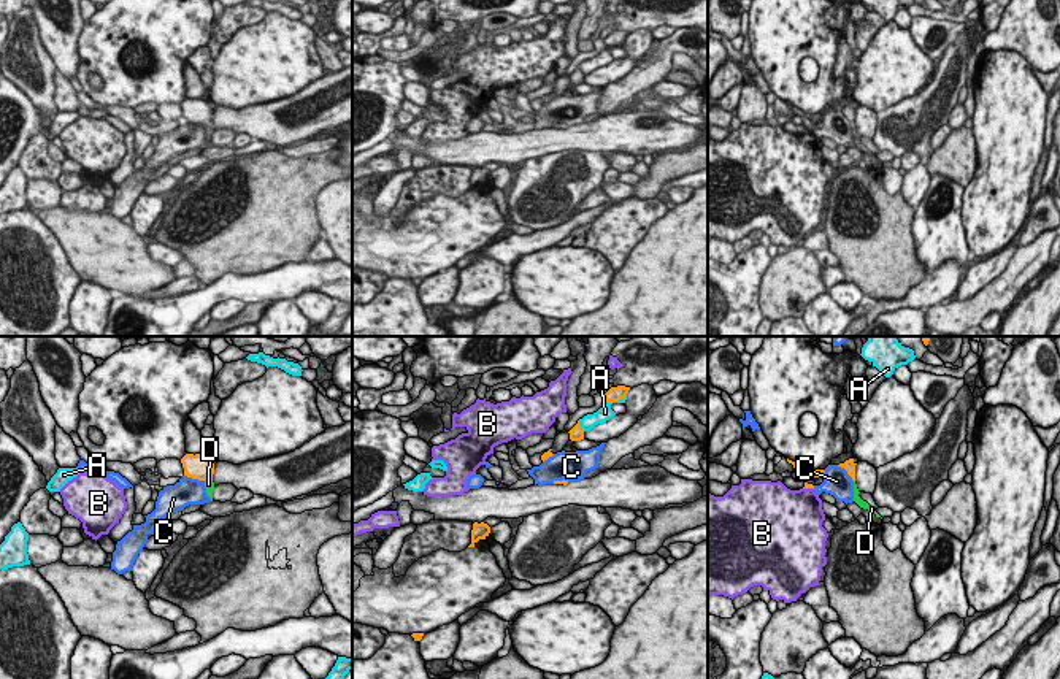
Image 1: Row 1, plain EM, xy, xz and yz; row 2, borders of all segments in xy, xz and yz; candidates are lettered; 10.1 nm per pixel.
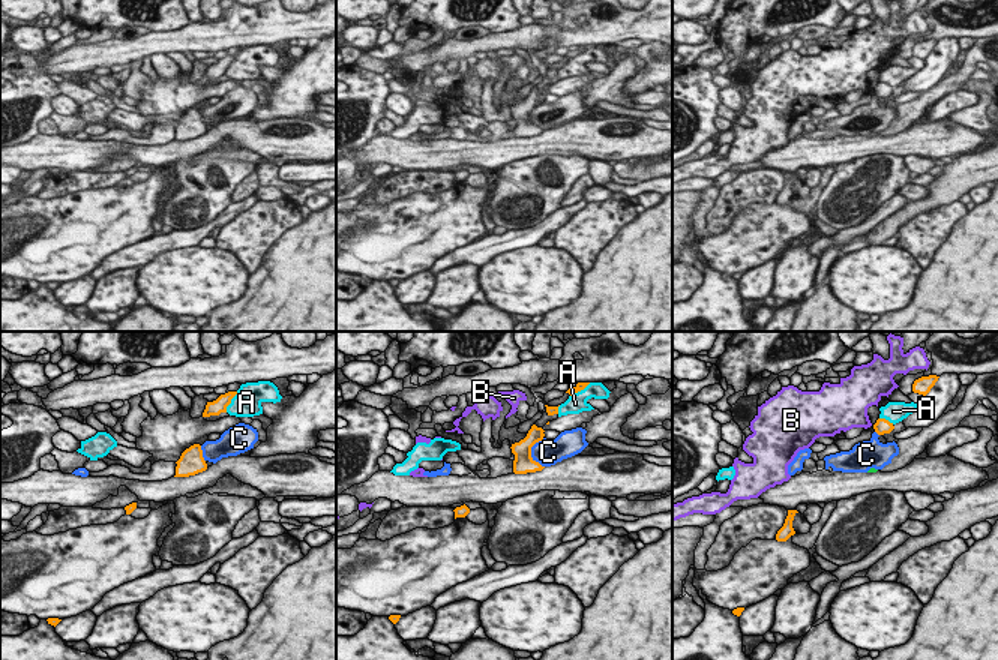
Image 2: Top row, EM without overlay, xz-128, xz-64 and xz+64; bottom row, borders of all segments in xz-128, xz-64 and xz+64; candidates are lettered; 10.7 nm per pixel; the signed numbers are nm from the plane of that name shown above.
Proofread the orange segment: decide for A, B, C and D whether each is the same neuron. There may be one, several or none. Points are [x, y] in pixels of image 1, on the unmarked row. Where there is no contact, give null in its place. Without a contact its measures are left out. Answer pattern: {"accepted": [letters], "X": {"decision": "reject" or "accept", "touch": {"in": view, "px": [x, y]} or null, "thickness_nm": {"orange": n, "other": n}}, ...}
{"accepted": ["D"], "A": {"decision": "reject", "touch": {"in": "xz", "px": [616, 45]}, "thickness_nm": {"orange": 160, "other": 160}}, "B": {"decision": "reject", "touch": {"in": "yz", "px": [808, 132]}, "thickness_nm": {"orange": 60, "other": 420}}, "C": {"decision": "reject", "touch": {"in": "xy", "px": [194, 122]}, "thickness_nm": {"orange": 260, "other": 280}}, "D": {"decision": "accept", "touch": {"in": "xy", "px": [208, 124]}, "thickness_nm": {"orange": 260, "other": 100}}}

